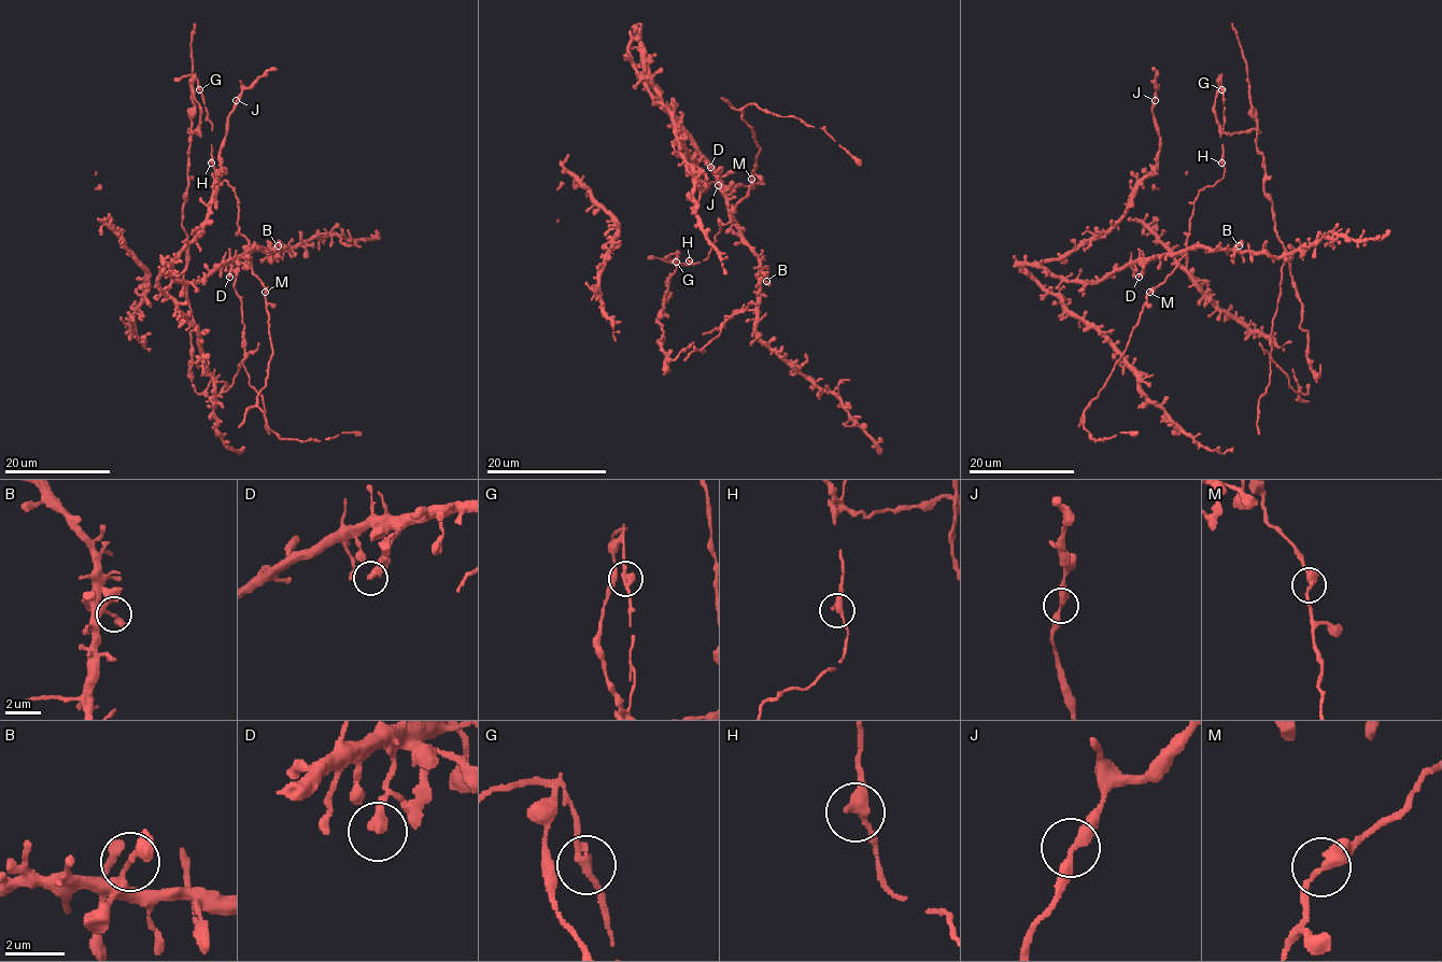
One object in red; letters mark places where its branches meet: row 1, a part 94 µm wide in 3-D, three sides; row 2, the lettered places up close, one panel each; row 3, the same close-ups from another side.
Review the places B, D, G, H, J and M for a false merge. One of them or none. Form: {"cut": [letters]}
{"cut": ["G"]}

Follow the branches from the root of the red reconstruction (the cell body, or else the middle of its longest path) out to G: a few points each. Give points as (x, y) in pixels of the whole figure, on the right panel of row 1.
G: (1220, 137), (1214, 109), (1220, 79), (1221, 89)

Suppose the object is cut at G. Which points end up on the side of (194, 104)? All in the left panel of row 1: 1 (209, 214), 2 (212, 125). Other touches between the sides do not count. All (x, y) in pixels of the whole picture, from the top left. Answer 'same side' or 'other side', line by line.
1: other side
2: other side

